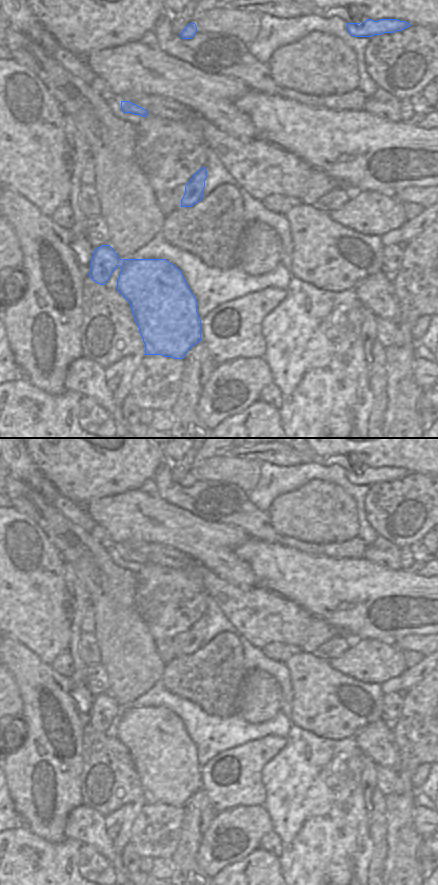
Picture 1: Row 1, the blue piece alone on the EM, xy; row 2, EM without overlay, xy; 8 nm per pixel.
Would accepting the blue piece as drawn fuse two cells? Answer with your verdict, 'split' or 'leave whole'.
leave whole

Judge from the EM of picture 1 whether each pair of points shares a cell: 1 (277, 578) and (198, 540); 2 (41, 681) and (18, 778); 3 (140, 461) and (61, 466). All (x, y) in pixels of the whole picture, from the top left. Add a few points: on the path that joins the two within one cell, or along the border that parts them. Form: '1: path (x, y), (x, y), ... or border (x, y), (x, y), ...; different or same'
1: border (244, 541), (235, 553), (248, 564), (259, 585); different
2: path (36, 705), (36, 736), (33, 739), (33, 754); same
3: path (120, 461), (81, 462); same

